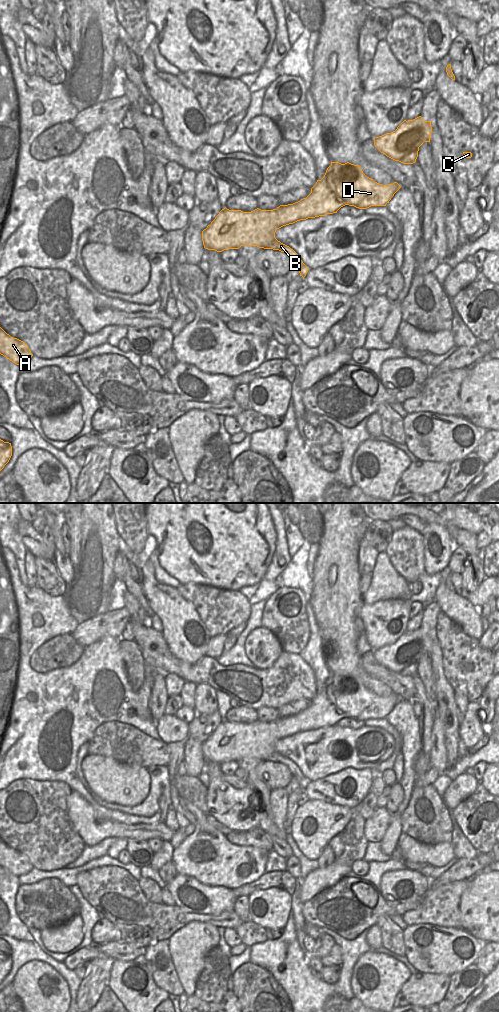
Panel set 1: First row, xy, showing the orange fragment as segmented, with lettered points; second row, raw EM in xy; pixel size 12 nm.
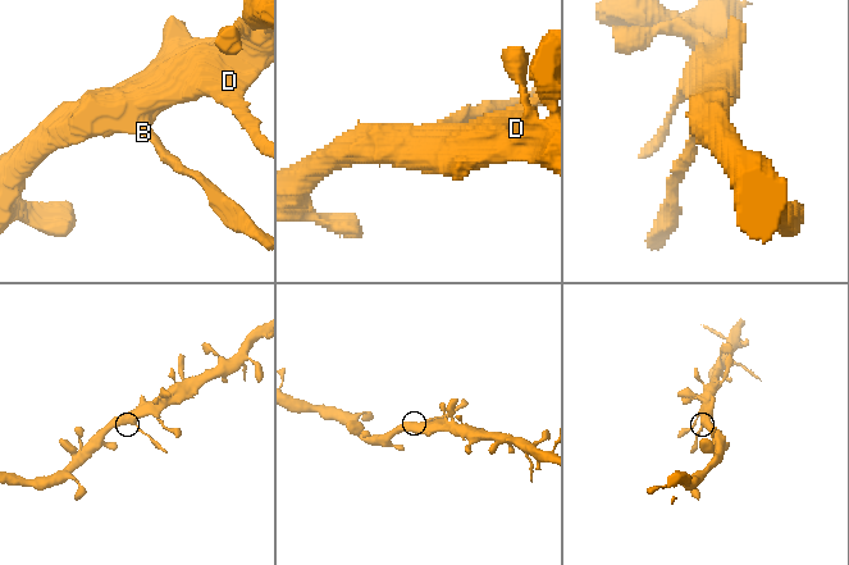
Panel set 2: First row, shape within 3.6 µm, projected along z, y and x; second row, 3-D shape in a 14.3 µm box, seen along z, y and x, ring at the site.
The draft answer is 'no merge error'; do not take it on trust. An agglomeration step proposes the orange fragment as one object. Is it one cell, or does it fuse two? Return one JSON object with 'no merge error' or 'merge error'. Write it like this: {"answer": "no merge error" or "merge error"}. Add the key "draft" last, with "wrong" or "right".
{"answer": "no merge error", "draft": "right"}

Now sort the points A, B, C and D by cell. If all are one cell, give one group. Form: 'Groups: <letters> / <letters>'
Groups: A B C D.

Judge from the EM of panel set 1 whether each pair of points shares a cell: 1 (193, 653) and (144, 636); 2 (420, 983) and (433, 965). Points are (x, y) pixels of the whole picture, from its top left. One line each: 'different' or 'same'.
1: different
2: different

